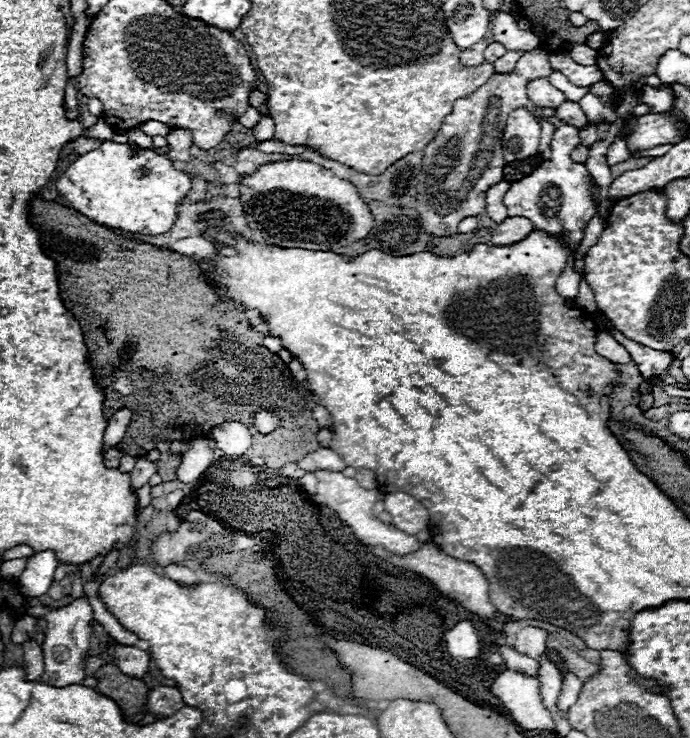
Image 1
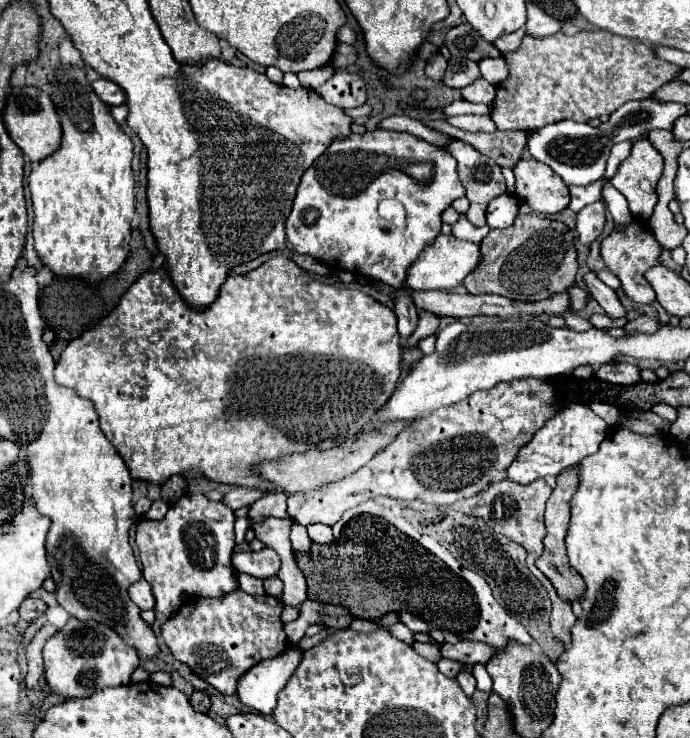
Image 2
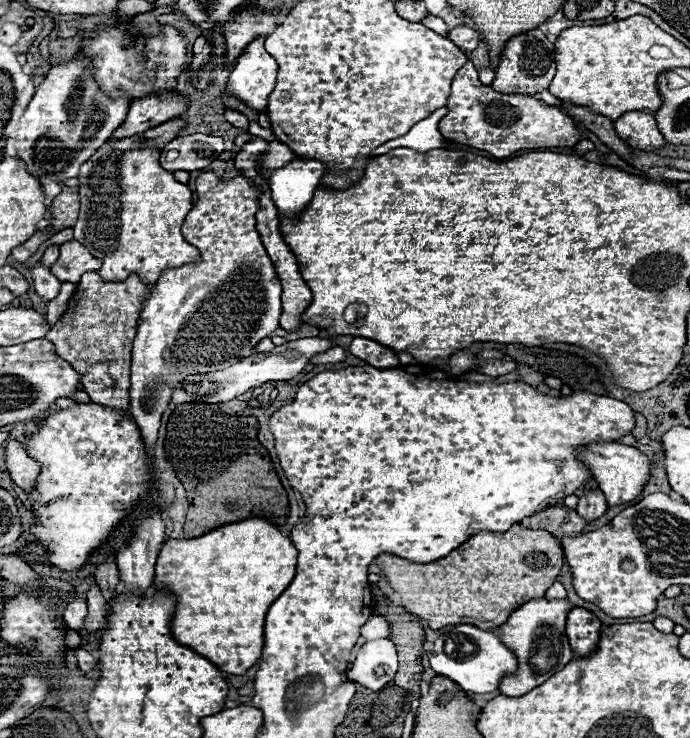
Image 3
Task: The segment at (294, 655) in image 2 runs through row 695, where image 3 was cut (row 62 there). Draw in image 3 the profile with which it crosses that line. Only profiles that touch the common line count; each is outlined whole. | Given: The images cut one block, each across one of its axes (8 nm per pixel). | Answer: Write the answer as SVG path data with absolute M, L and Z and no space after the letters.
M256 38L250 46L246 46L230 72L224 90L256 112L266 110L266 102L276 86L278 74L278 62L264 50L264 40L266 38Z

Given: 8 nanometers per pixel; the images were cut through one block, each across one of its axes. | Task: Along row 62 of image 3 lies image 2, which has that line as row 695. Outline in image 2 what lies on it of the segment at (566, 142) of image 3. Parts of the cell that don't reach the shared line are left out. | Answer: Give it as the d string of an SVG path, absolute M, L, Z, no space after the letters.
M460 672L460 674L456 676L456 680L458 680L462 692L464 692L468 698L472 698L472 694L474 694L474 690L476 690L476 680L474 680L474 676L472 676L470 672Z

